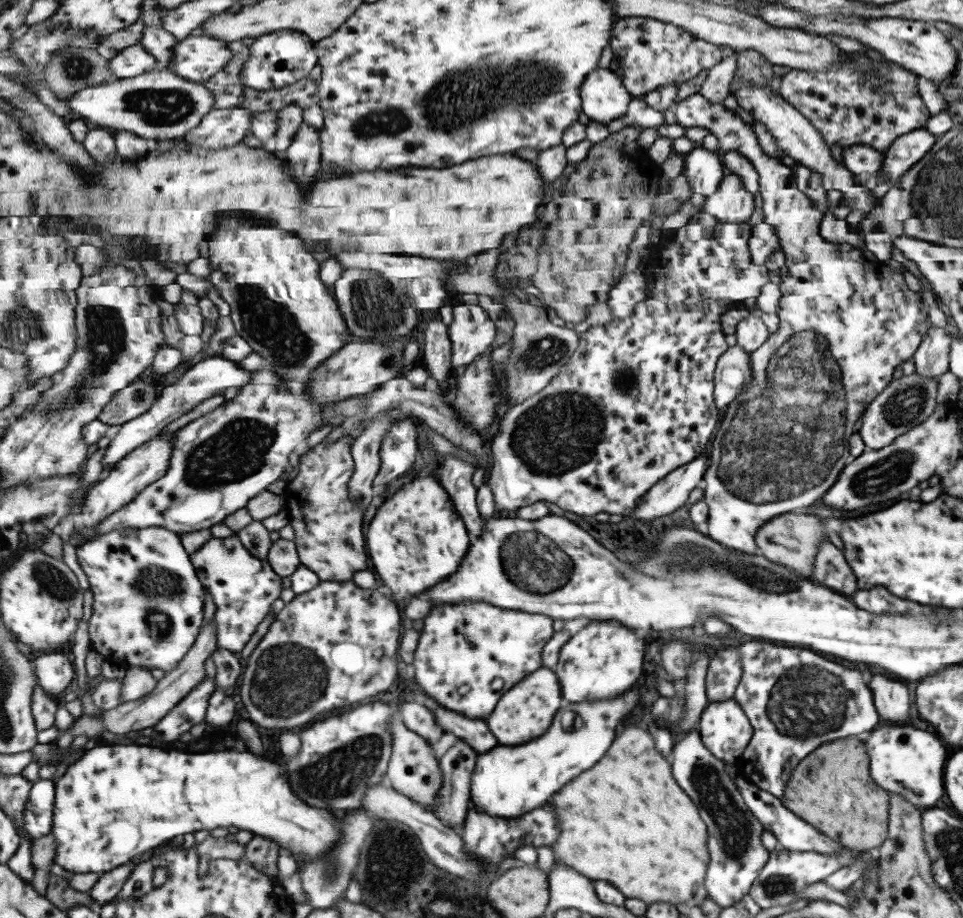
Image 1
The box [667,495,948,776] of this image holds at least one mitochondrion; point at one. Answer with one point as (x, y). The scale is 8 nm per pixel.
(806, 701)

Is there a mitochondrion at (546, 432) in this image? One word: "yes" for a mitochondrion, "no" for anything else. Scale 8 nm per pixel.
yes

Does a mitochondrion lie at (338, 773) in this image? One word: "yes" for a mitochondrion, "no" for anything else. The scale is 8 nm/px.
yes

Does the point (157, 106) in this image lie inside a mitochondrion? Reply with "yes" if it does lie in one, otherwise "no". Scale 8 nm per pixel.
yes

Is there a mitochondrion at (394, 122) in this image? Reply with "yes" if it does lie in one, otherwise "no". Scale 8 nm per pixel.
yes

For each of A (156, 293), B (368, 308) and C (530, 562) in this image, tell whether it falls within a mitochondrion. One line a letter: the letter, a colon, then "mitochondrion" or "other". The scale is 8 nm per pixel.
A: other
B: mitochondrion
C: mitochondrion

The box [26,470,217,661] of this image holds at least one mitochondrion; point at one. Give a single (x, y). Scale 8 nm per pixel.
(150, 582)

